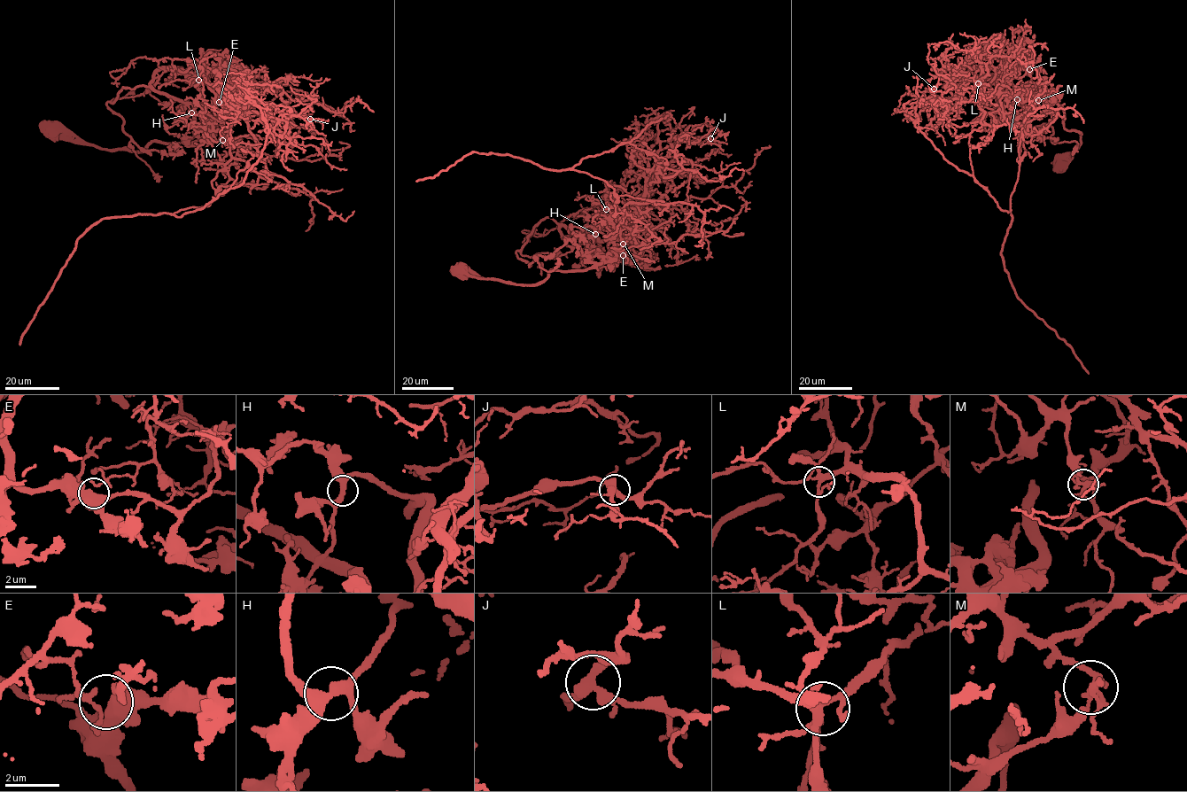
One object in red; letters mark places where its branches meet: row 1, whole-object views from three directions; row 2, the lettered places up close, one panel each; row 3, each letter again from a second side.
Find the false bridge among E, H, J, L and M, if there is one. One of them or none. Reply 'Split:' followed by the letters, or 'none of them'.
Split: M

